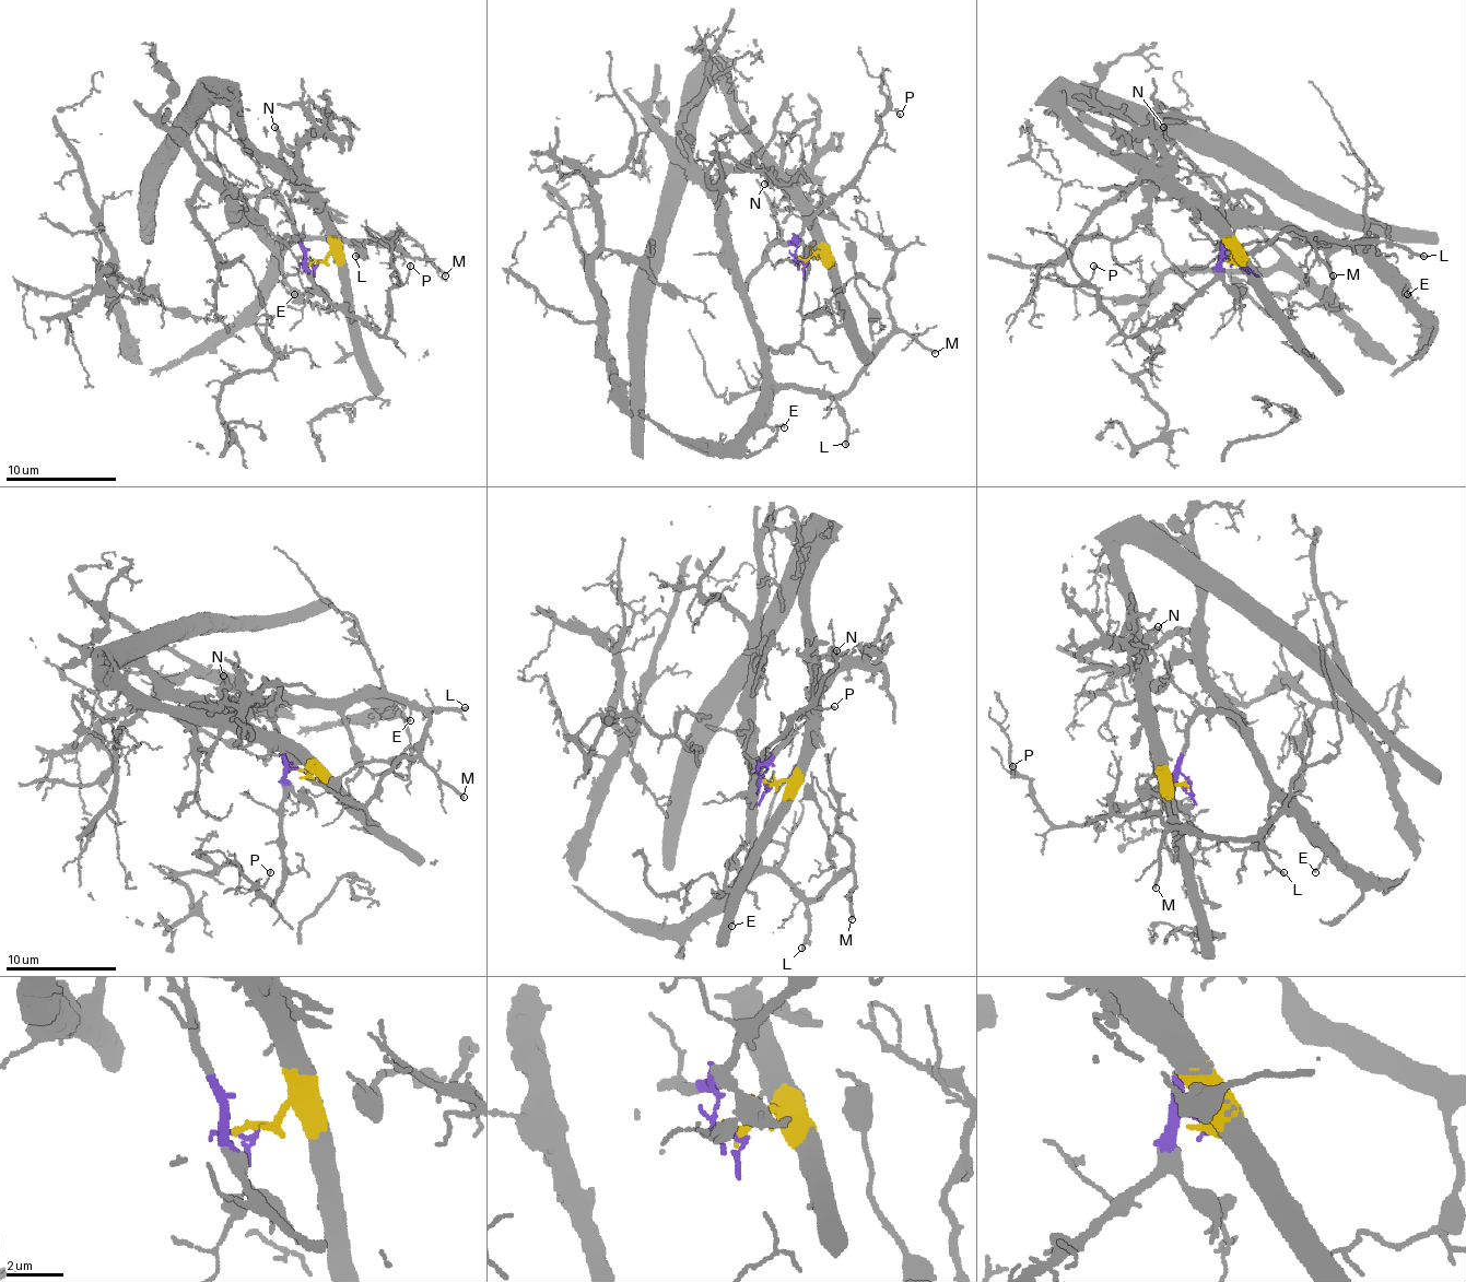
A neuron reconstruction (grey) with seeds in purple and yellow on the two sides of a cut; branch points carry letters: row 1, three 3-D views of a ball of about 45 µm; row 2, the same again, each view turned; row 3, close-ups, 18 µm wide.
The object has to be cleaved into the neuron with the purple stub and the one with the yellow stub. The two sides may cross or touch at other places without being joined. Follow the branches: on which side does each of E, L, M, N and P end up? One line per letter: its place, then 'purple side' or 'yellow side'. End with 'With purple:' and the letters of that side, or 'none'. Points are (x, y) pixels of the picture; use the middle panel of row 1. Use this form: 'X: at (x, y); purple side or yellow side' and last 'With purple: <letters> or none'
E: at (784, 427); purple side
L: at (845, 444); purple side
M: at (935, 353); purple side
N: at (764, 184); yellow side
P: at (900, 114); purple side
With purple: E, L, M, P

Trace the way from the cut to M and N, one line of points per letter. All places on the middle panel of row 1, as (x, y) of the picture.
M: (799, 259), (794, 245), (775, 245), (747, 295), (775, 384), (841, 395), (905, 331), (936, 353)
N: (802, 259), (819, 250), (802, 207), (772, 176), (763, 185)

